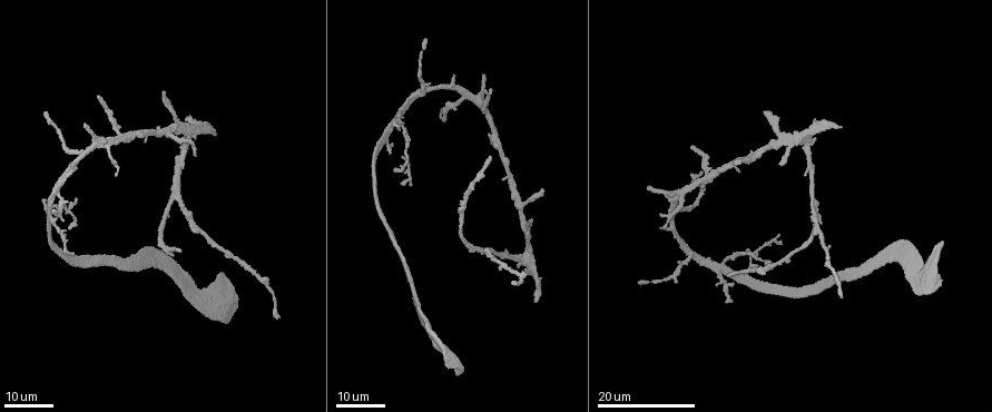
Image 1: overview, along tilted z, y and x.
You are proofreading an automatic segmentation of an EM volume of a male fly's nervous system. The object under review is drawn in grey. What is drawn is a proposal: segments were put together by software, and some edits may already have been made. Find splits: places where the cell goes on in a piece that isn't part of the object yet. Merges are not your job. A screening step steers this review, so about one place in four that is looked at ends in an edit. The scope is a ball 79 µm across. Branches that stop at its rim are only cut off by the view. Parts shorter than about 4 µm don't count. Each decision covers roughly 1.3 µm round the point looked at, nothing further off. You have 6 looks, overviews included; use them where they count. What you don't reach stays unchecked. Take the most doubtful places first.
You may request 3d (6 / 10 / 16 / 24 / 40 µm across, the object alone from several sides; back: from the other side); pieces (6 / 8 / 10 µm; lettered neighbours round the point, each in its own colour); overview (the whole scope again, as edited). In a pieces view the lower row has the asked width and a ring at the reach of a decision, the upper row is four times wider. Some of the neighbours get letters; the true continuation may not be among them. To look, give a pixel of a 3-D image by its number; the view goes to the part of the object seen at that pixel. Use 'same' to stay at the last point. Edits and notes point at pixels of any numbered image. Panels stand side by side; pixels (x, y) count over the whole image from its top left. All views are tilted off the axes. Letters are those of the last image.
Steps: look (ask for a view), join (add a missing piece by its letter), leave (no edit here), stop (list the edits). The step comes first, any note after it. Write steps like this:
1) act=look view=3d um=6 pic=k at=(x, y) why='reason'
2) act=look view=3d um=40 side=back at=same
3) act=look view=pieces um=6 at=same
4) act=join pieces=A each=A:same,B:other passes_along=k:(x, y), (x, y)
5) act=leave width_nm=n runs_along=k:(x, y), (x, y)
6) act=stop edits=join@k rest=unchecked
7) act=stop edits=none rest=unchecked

act=look view=3d um=16 pic=1 at=(194, 154) why='free end'

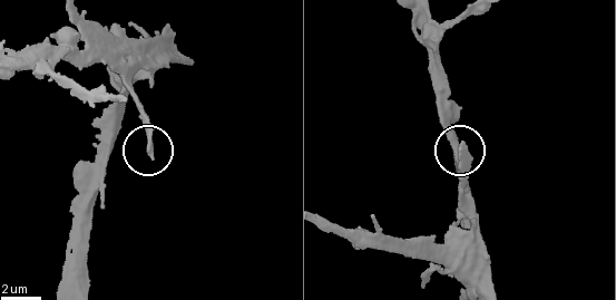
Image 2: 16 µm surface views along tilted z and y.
act=look view=pieces um=10 pic=2 at=(461, 150)

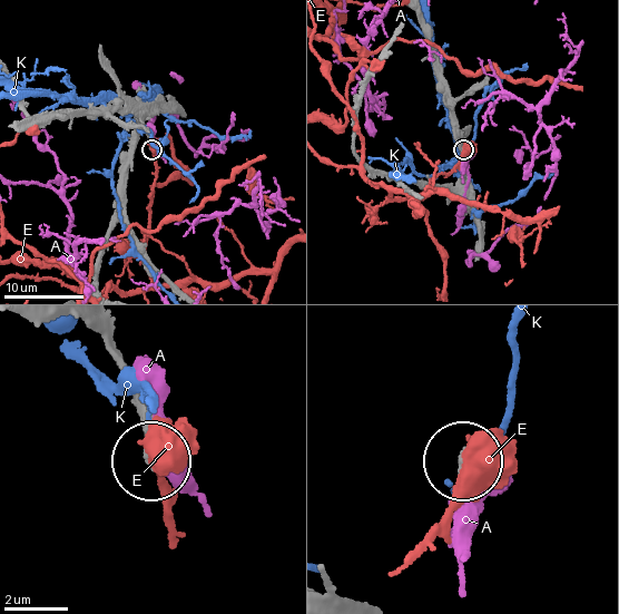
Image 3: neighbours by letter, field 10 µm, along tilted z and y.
act=leave each=A:other,E:other,K:other found='none of them fits'

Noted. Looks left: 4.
act=look view=3d um=24 pic=1 at=(734, 163) why='branch stops here'

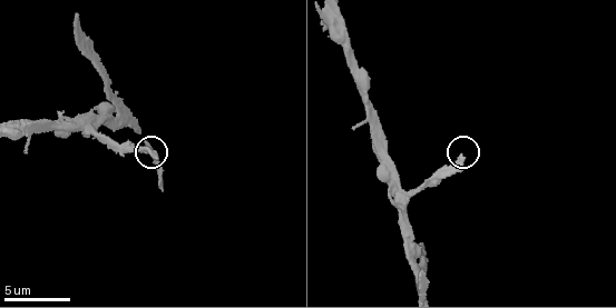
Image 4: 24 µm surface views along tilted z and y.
act=look view=pieces um=10 pic=4 at=(158, 158)

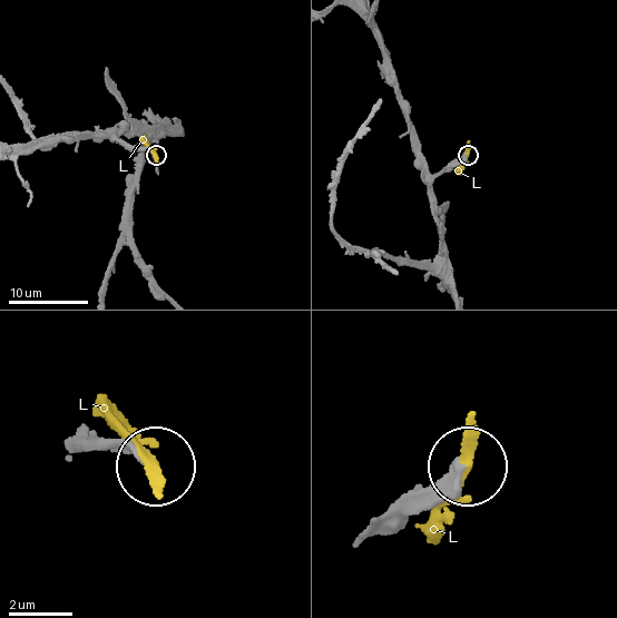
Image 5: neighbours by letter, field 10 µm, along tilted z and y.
act=leave each=L:other found='no lettered piece goes on from it'

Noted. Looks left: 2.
act=look view=3d um=16 pic=1 at=(277, 319) why='end of a long branch'

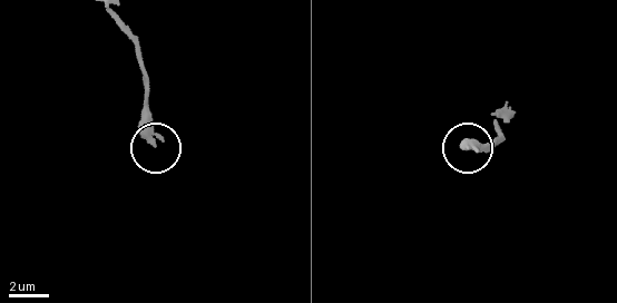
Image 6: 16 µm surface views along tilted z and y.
act=look view=pieces um=6 pic=6 at=(150, 145) why='see the neighbours'

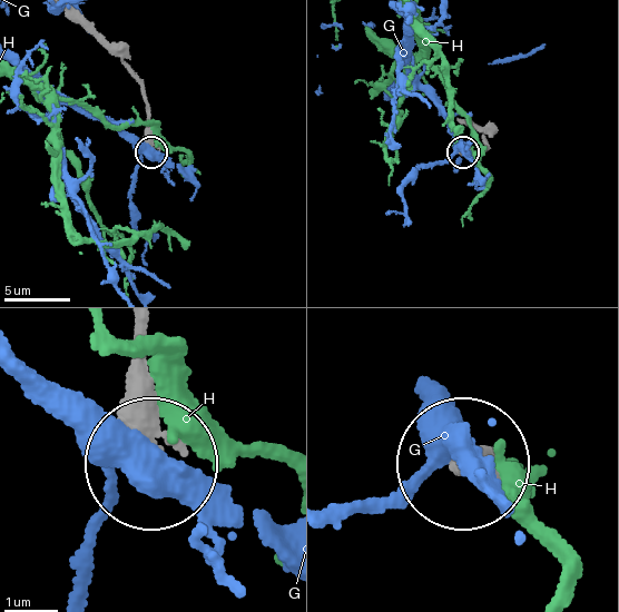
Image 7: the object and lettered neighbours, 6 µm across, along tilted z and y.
act=leave width_nm=290 each=G:other,H:other runs_along=7:(71, 16), (117, 56), (140, 85), (150, 149) found='no lettered piece goes on from it'

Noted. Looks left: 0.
act=stop edits=none rest=unchecked

